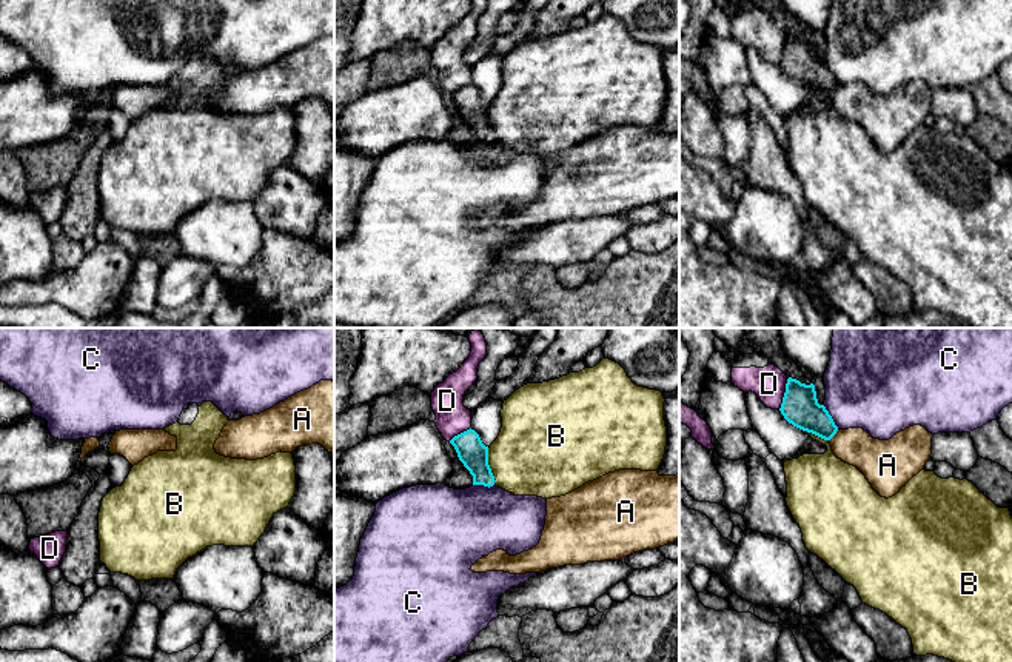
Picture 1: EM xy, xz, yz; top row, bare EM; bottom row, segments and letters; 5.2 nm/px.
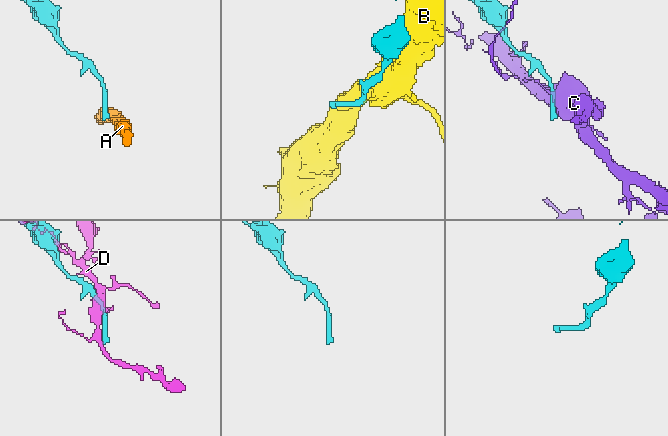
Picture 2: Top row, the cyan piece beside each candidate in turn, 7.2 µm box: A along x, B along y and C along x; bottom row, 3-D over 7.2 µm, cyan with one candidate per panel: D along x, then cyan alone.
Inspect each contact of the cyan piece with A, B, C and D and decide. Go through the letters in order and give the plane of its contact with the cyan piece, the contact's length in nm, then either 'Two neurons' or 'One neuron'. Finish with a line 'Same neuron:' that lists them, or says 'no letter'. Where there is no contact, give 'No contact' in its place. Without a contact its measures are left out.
A: Touches cyan in yz. Shared border 80 nm. Two neurons
B: Touches cyan in xz. Shared border 200 nm. Two neurons
C: Touches cyan in yz. Shared border 150 nm. Two neurons
D: Touches cyan in yz. Shared border 170 nm. Two neurons
Same neuron: no letter

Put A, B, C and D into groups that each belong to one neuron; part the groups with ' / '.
A / B / C / D

